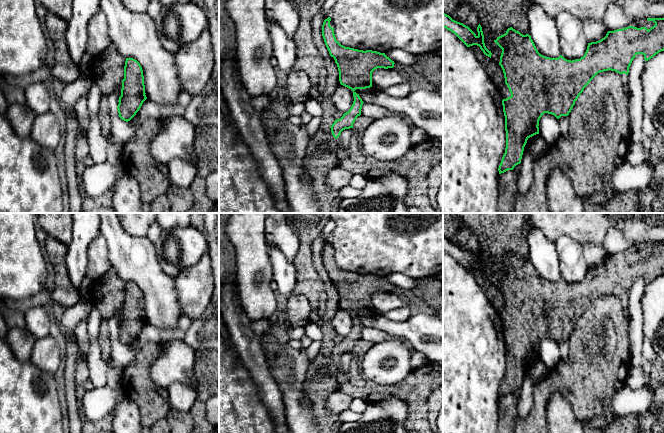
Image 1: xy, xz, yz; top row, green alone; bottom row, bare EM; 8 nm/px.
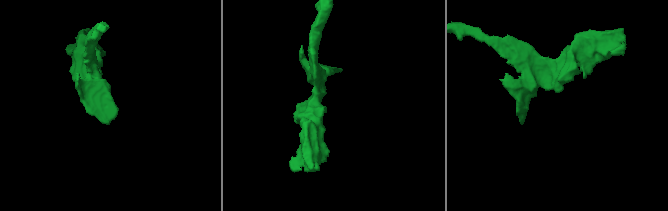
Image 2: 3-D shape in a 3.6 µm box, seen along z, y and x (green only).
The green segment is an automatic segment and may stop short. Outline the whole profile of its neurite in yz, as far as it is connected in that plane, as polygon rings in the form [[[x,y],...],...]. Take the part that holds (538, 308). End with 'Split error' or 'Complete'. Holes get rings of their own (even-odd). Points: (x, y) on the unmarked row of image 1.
[[[647,242],[653,245],[655,249],[649,254],[646,251],[633,251],[608,255],[606,260],[599,265],[588,267],[587,274],[583,281],[576,284],[567,284],[562,279],[558,282],[550,282],[541,279],[531,263],[529,258],[523,259],[512,251],[508,252],[506,257],[497,261],[494,266],[502,273],[499,289],[501,290],[505,308],[500,313],[502,321],[503,336],[505,340],[506,372],[499,389],[499,398],[521,387],[524,371],[527,364],[539,358],[539,344],[544,337],[552,338],[557,343],[561,340],[568,340],[575,326],[577,325],[584,312],[600,296],[615,295],[621,299],[622,308],[627,314],[629,291],[637,278],[643,278],[645,286],[653,282],[656,278],[664,275],[664,242]]]. Split error

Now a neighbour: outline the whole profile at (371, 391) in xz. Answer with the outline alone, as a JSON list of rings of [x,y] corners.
[[[426,364],[413,369],[407,377],[393,385],[381,386],[366,380],[363,386],[356,386],[353,379],[339,372],[339,392],[351,398],[359,398],[368,404],[393,396],[404,401],[409,417],[405,426],[407,430],[419,433],[434,433],[428,423],[428,399],[431,393],[443,386],[443,372],[439,372]]]

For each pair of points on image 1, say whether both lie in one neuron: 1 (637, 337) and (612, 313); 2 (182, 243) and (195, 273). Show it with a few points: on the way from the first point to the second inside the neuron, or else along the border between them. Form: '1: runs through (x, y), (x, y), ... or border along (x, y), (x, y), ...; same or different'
1: border along (626, 314), (628, 321), (628, 352); different
2: border along (206, 252), (197, 262), (182, 269), (173, 278); different

